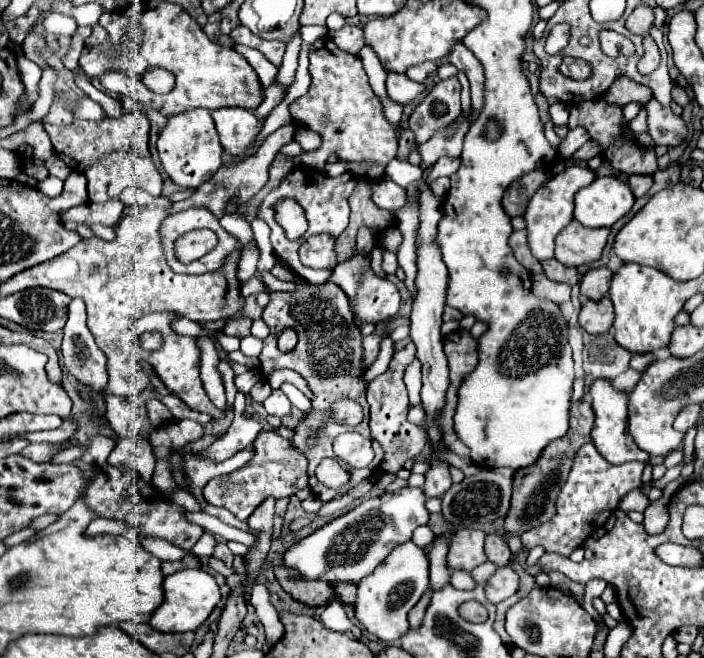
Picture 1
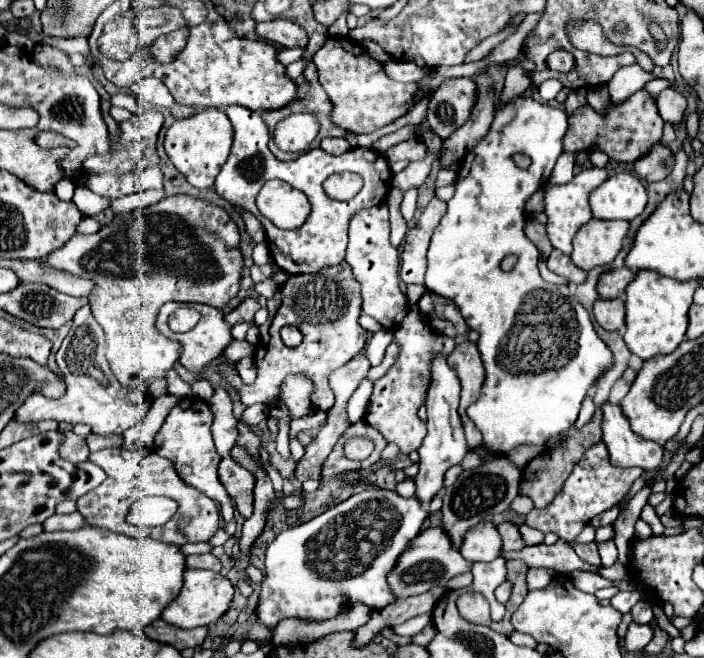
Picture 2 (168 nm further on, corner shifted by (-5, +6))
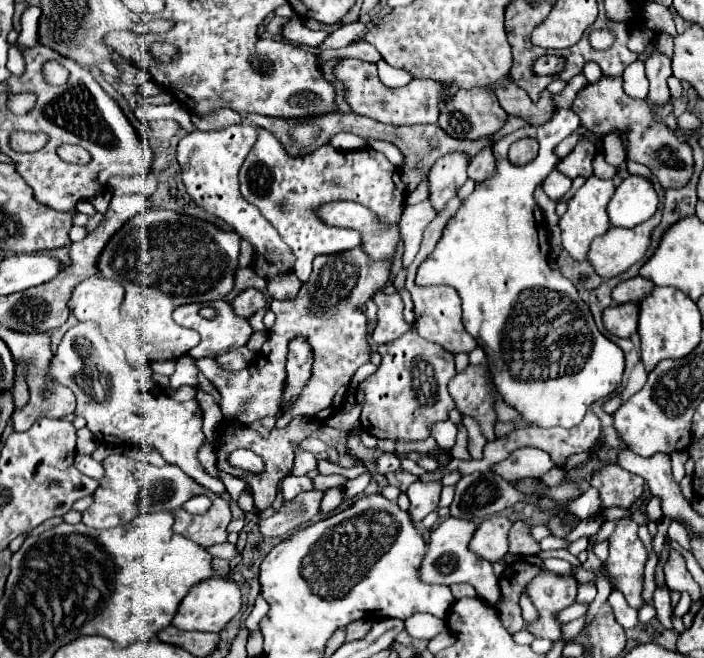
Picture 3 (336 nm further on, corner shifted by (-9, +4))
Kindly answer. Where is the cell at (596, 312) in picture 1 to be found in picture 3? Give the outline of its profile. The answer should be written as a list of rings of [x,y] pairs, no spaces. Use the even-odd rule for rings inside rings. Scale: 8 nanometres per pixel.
[[[623,303],[623,305],[611,305],[603,311],[603,325],[611,335],[617,337],[629,337],[637,331],[637,315],[639,315],[637,303]]]

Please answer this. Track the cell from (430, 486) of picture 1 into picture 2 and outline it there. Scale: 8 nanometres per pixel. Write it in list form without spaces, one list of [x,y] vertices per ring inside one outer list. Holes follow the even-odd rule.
[[[439,355],[433,359],[431,365],[431,387],[427,391],[427,437],[423,445],[419,447],[421,463],[419,463],[419,473],[415,475],[415,497],[419,503],[429,505],[429,501],[437,495],[437,491],[443,487],[443,475],[451,465],[459,465],[465,453],[469,451],[465,443],[465,433],[463,433],[463,423],[459,419],[457,407],[459,407],[459,379],[455,371],[447,365],[447,357]]]

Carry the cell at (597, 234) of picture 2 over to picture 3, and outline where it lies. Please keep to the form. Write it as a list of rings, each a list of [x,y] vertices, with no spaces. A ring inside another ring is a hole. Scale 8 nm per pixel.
[[[661,209],[649,221],[633,229],[611,227],[605,235],[593,239],[587,253],[587,261],[603,279],[623,273],[645,255],[651,231],[655,225],[659,225],[659,221],[661,221]]]

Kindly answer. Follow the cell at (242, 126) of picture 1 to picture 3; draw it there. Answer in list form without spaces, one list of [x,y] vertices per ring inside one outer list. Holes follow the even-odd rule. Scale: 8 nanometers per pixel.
[[[257,129],[257,141],[239,171],[239,185],[241,195],[261,211],[261,215],[277,229],[283,243],[295,255],[293,273],[303,283],[309,279],[313,259],[317,255],[329,255],[331,251],[351,251],[359,245],[359,233],[331,227],[321,221],[321,205],[331,201],[355,201],[371,207],[371,211],[375,211],[379,217],[399,223],[407,193],[399,167],[391,165],[389,159],[373,147],[343,151],[323,145],[311,155],[295,159],[289,157],[275,135],[265,129]]]

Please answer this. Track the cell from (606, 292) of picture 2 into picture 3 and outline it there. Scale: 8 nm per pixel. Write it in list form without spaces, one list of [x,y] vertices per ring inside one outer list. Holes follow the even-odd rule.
[[[633,277],[633,279],[627,279],[627,281],[621,281],[613,291],[611,291],[611,297],[615,303],[637,303],[641,301],[643,297],[647,297],[647,293],[651,293],[655,285],[643,277]]]

